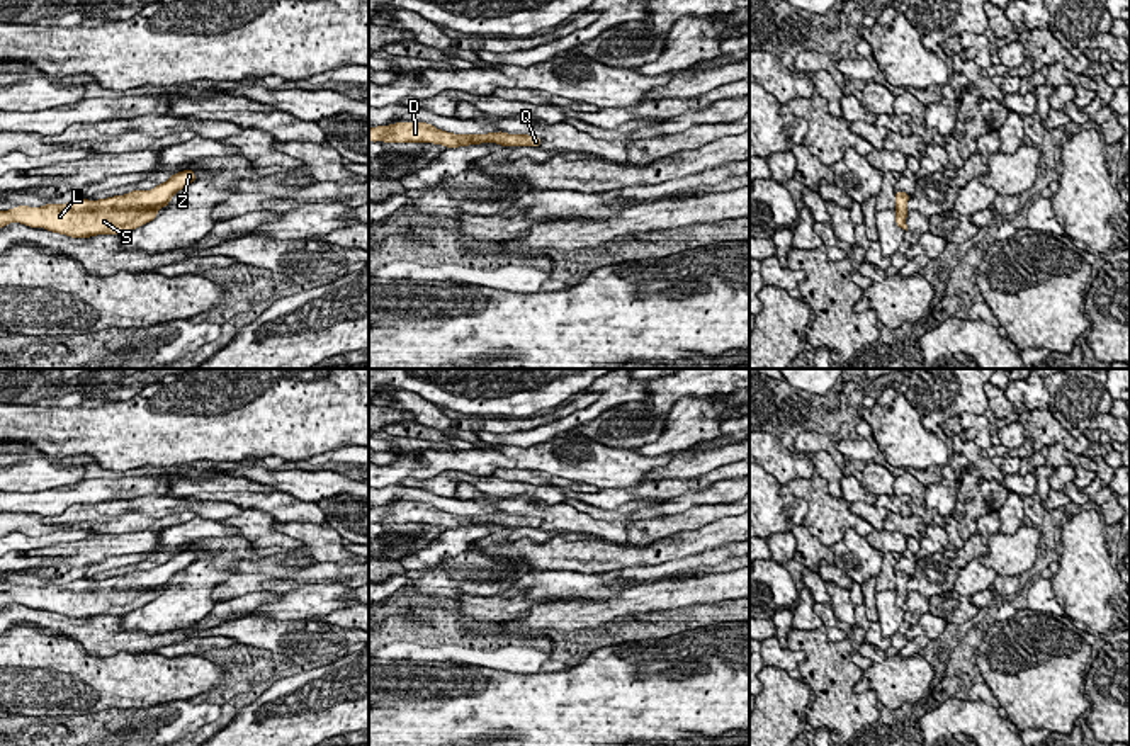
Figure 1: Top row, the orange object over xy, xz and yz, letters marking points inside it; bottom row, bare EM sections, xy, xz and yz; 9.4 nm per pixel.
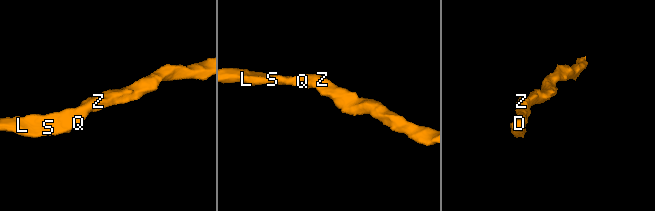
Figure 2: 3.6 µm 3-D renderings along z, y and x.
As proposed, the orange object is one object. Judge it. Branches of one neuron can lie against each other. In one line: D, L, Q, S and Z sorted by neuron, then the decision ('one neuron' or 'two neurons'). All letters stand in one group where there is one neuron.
groups D L Q S Z; one neuron

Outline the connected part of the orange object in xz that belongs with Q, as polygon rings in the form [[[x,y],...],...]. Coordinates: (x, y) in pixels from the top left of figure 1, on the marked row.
[[[396,122],[389,126],[369,127],[369,141],[377,143],[433,143],[447,148],[469,144],[496,143],[500,146],[534,146],[539,148],[542,139],[528,134],[508,134],[503,131],[486,134],[454,134],[428,122]]]

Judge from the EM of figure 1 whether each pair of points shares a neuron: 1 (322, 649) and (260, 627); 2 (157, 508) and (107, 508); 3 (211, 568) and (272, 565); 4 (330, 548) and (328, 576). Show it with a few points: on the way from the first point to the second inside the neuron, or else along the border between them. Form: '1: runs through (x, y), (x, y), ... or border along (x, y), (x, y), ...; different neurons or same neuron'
1: runs through (306, 643), (301, 638), (276, 636); same neuron
2: runs through (145, 507), (119, 507); same neuron
3: border along (214, 554), (237, 554), (242, 559); different neurons
4: border along (350, 558), (316, 563); different neurons

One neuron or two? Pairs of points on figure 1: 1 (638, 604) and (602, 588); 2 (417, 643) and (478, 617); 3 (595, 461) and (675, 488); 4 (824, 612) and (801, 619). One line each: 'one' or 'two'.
1: two
2: one
3: two
4: two

